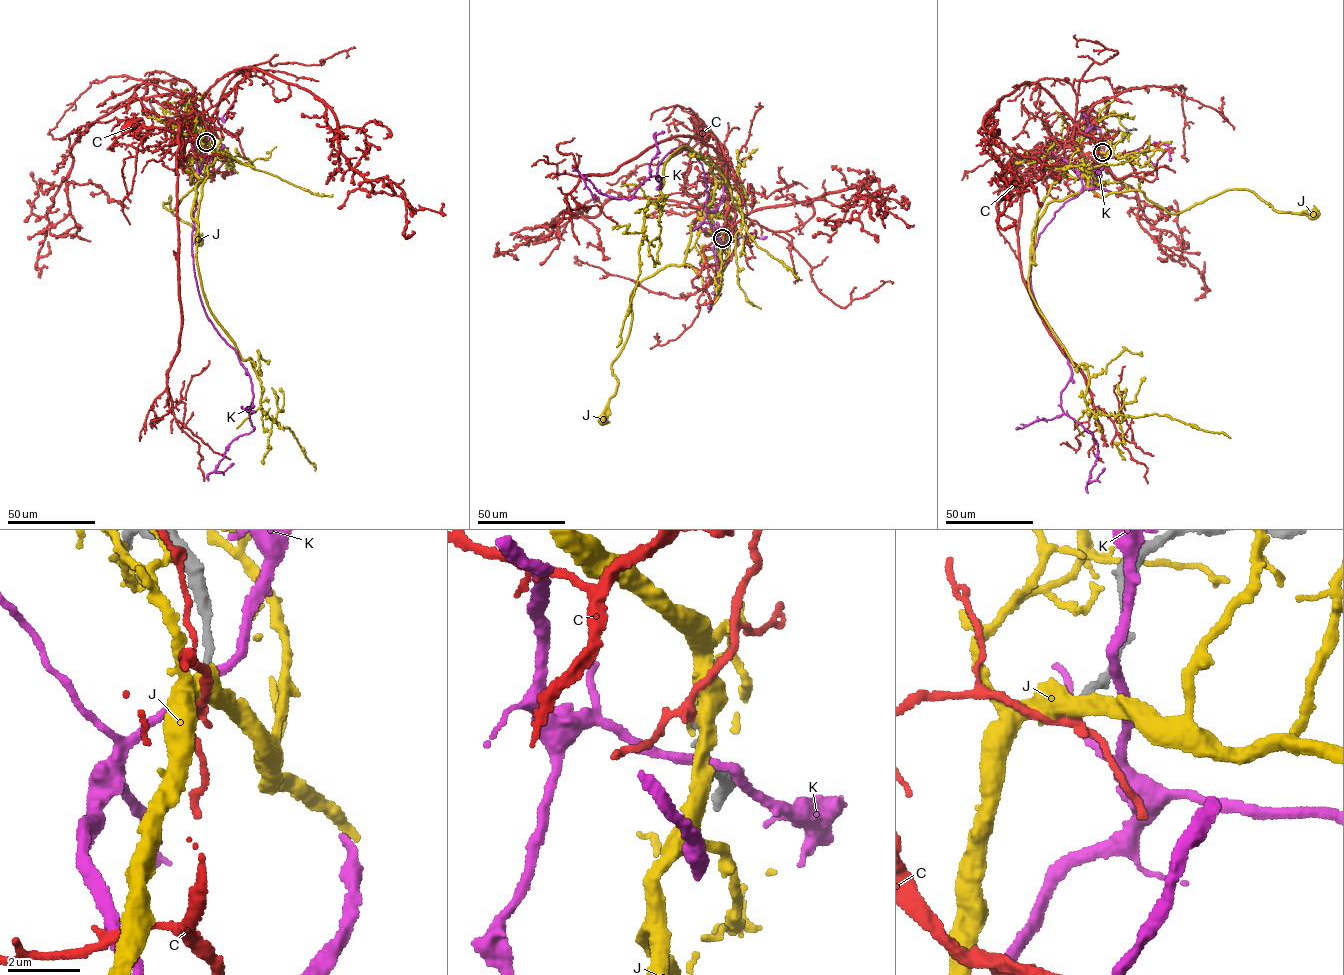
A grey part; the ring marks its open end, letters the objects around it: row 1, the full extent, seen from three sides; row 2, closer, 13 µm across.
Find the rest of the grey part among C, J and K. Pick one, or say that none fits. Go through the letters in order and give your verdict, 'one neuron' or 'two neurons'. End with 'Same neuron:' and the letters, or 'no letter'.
C: one neuron
J: two neurons
K: two neurons
Same neuron: C

